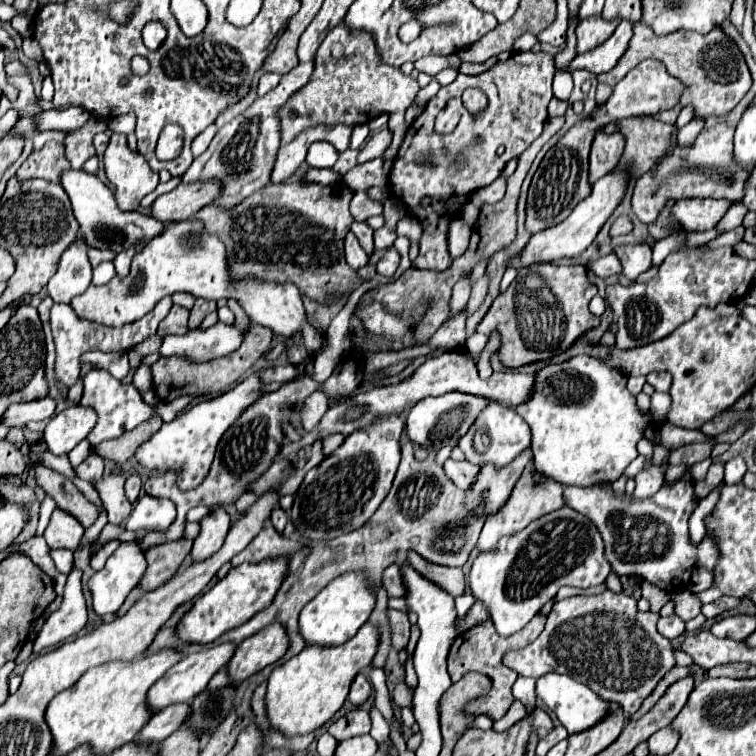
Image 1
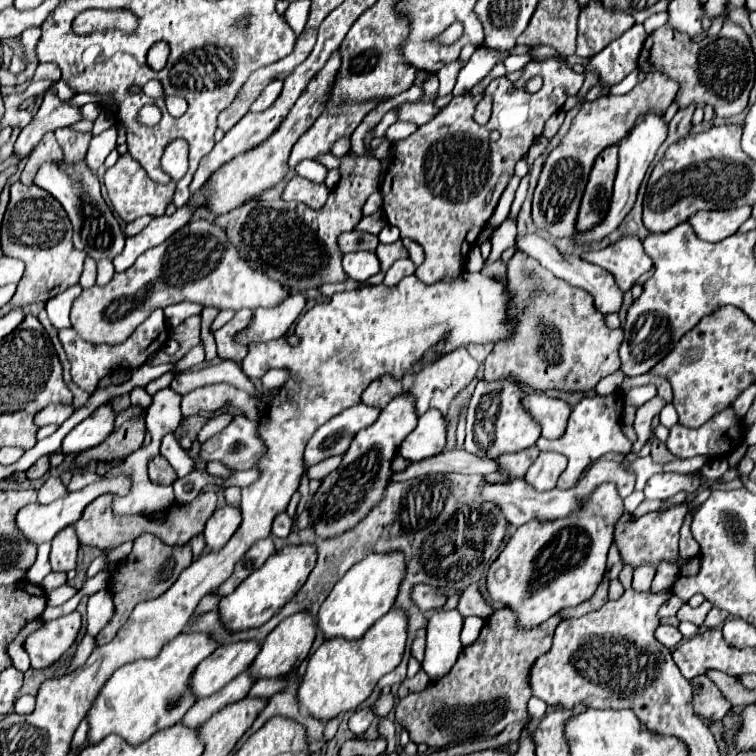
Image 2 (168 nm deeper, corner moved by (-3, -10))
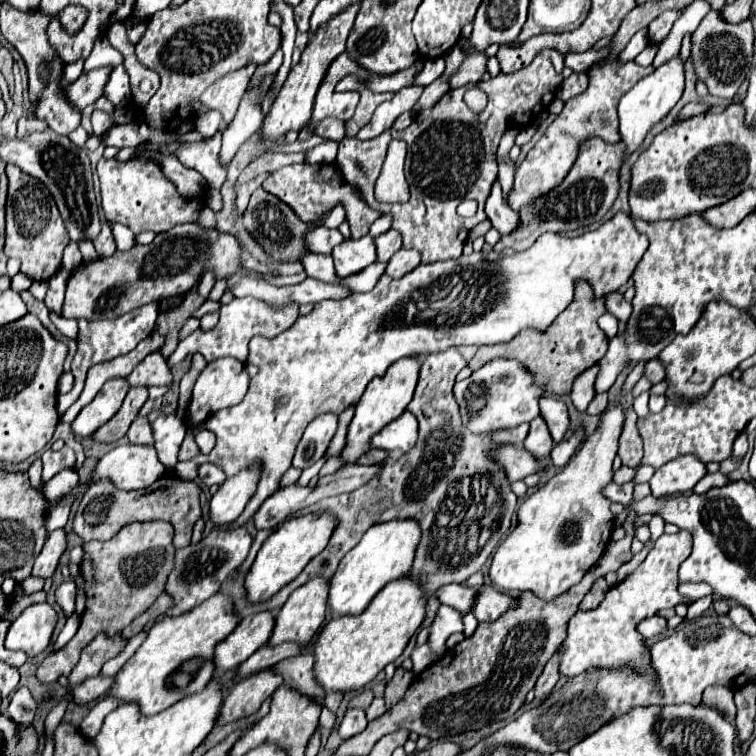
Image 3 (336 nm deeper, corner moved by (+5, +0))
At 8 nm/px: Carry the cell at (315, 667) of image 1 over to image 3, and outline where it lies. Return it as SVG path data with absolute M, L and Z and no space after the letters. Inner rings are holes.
M409 576L391 582L375 602L367 608L367 614L359 618L333 618L317 634L313 676L327 692L349 692L367 686L389 662L401 656L409 638L421 626L425 618L425 596L415 580Z

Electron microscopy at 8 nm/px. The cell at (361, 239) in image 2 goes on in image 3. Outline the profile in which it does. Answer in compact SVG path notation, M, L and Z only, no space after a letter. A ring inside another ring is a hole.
M319 226L307 232L307 246L311 252L317 252L317 254L331 254L331 250L343 240L345 238L339 230L331 230L325 226Z

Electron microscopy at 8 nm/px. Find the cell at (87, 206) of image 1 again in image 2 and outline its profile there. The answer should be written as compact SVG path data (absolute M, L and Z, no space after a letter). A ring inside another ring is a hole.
M83 162L79 164L43 164L39 166L39 172L35 174L33 180L35 186L47 190L55 200L61 202L61 206L65 208L71 226L73 226L73 246L77 250L83 250L87 256L91 256L93 260L113 260L125 244L125 236L121 232L121 226L117 222L117 218L111 214L111 210L107 208L101 190L99 190L99 180L95 176L95 172L91 172Z

